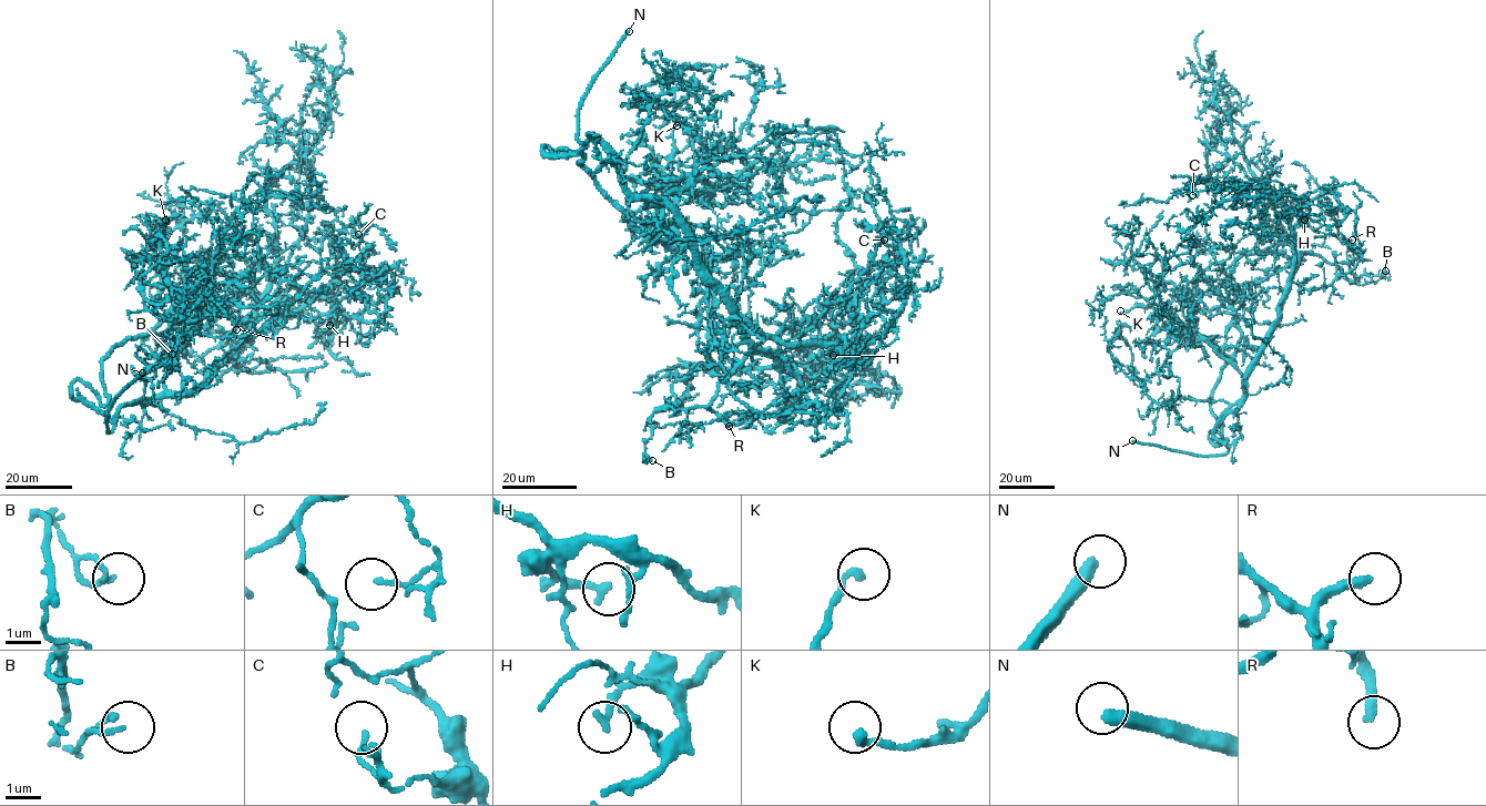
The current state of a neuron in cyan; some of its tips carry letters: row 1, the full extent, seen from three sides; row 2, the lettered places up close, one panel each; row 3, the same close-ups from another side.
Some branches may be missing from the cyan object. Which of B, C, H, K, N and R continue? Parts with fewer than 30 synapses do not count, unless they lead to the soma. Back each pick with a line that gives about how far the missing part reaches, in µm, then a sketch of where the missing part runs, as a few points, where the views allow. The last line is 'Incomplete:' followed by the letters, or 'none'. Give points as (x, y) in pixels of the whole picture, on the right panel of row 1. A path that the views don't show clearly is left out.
N: 35 µm
R: 35 µm | (1352, 240), (1398, 223), (1400, 230), (1405, 231)
Incomplete: N, R

